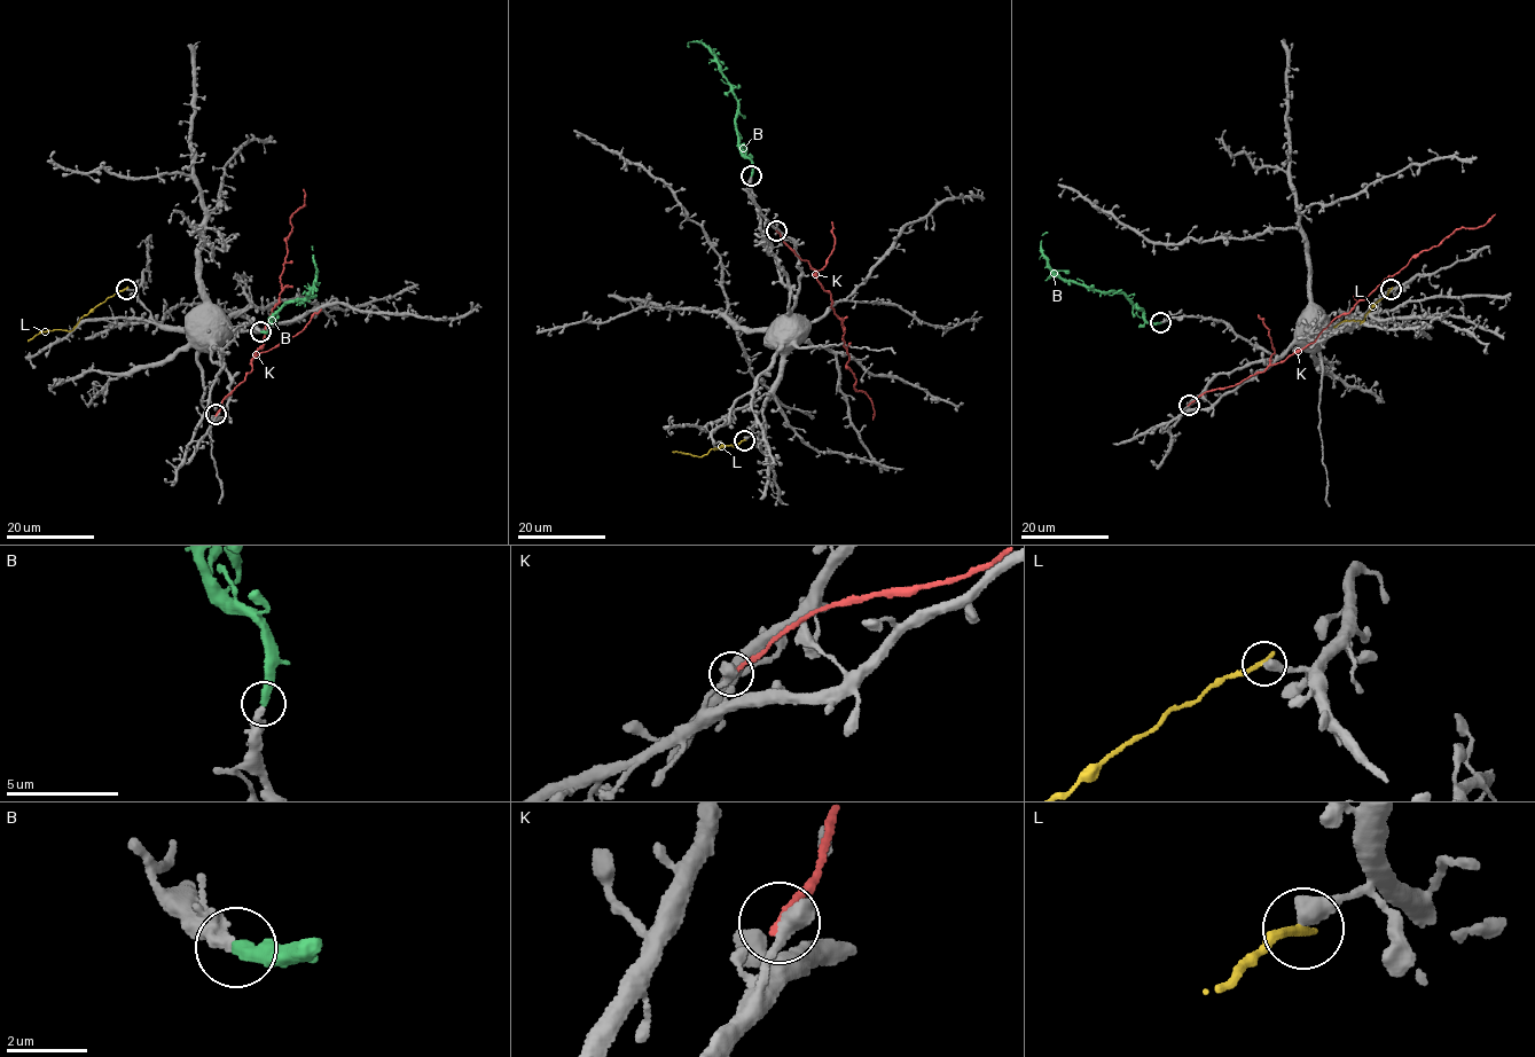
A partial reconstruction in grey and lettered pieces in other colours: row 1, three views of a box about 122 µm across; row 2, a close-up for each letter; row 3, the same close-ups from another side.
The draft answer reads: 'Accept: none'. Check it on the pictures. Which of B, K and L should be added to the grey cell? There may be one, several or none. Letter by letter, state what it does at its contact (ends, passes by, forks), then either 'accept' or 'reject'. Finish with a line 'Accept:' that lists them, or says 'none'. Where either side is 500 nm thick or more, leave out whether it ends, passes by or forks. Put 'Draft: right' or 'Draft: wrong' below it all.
B: it ends; accept
K: reject
L: it ends; reject
Accept: B
Draft: wrong

